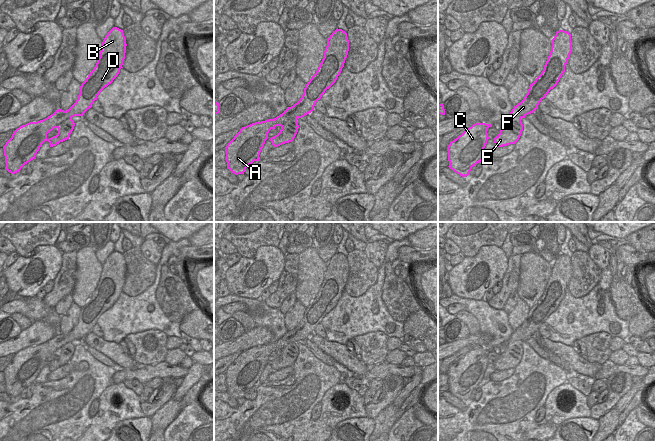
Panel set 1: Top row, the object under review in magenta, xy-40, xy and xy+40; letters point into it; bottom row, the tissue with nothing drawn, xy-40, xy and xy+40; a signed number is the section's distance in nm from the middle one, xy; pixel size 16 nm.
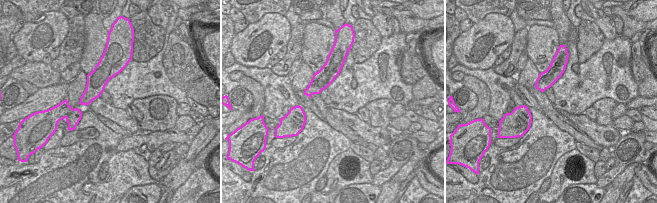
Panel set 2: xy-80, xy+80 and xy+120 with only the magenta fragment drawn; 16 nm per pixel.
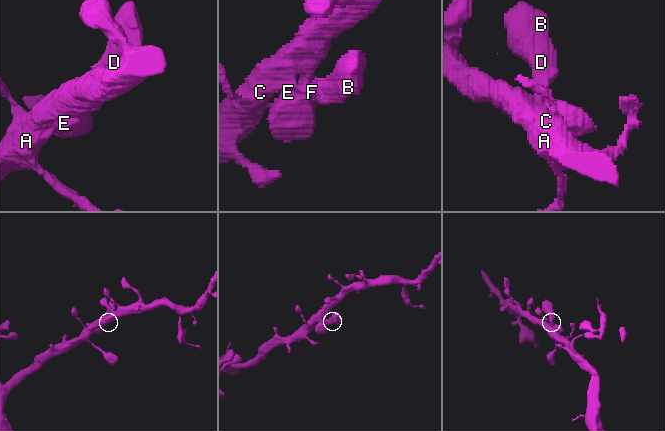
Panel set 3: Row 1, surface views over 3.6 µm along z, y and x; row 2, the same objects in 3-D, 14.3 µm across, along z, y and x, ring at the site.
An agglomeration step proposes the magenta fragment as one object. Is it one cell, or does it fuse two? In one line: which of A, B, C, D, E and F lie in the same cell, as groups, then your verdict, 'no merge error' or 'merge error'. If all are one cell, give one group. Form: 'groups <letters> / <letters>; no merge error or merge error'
groups A B C D E F; no merge error

